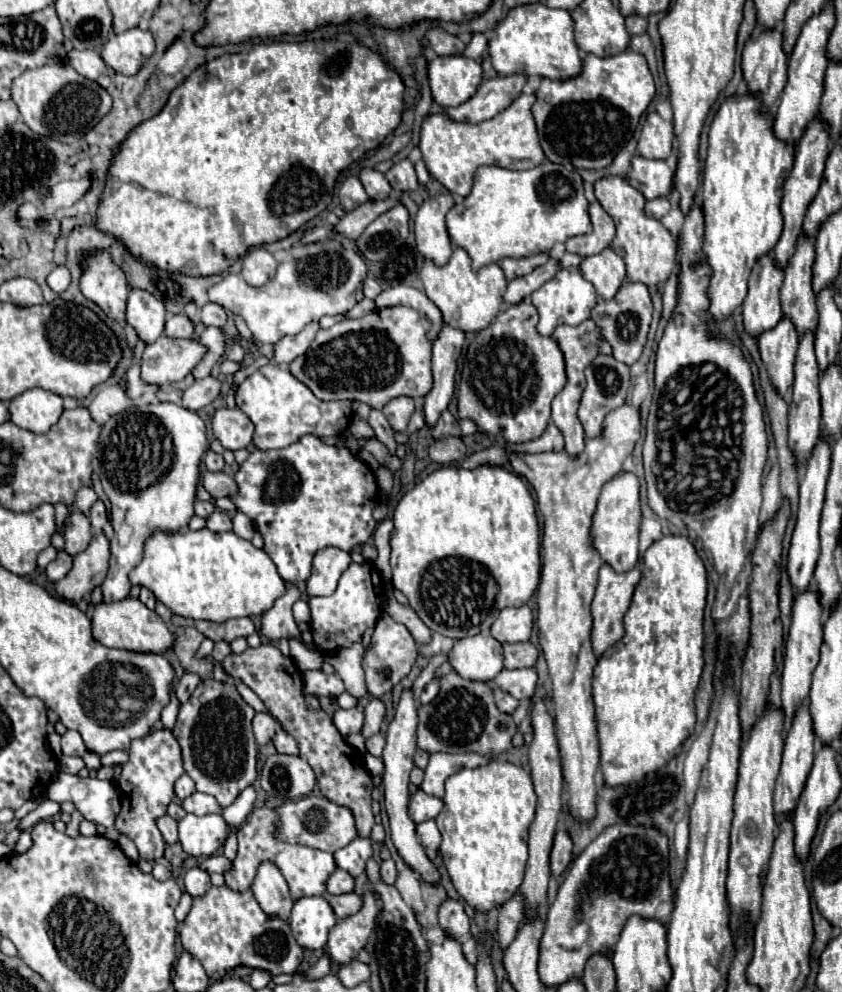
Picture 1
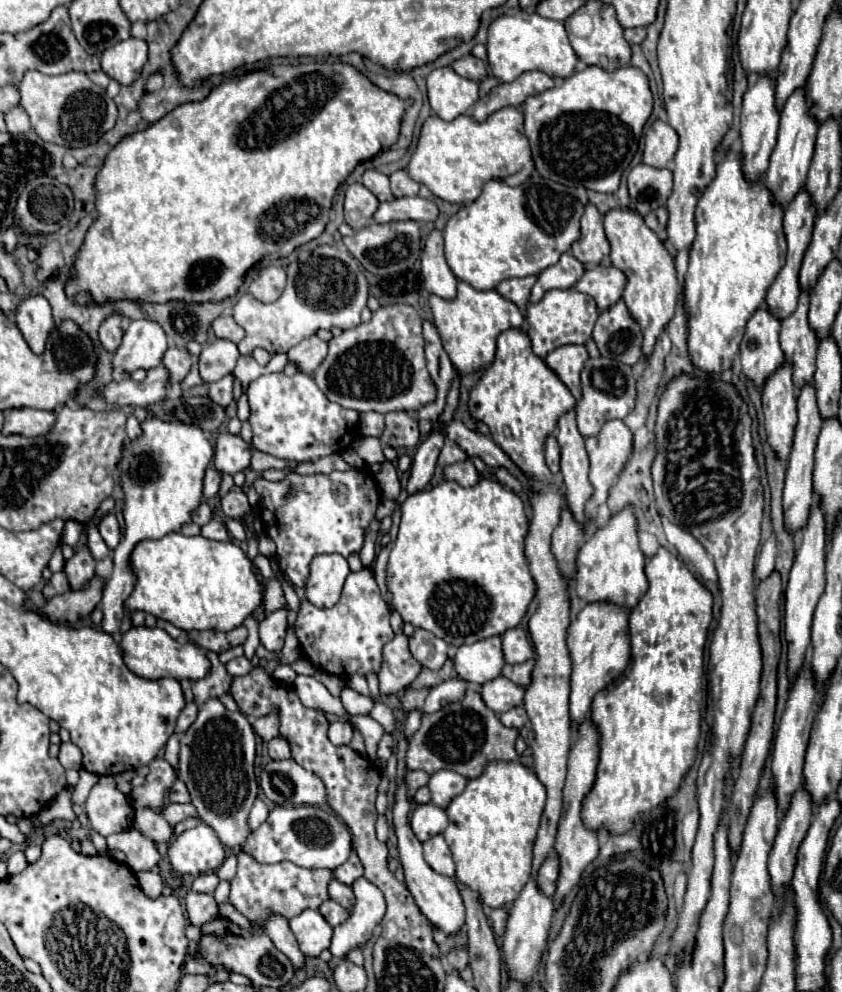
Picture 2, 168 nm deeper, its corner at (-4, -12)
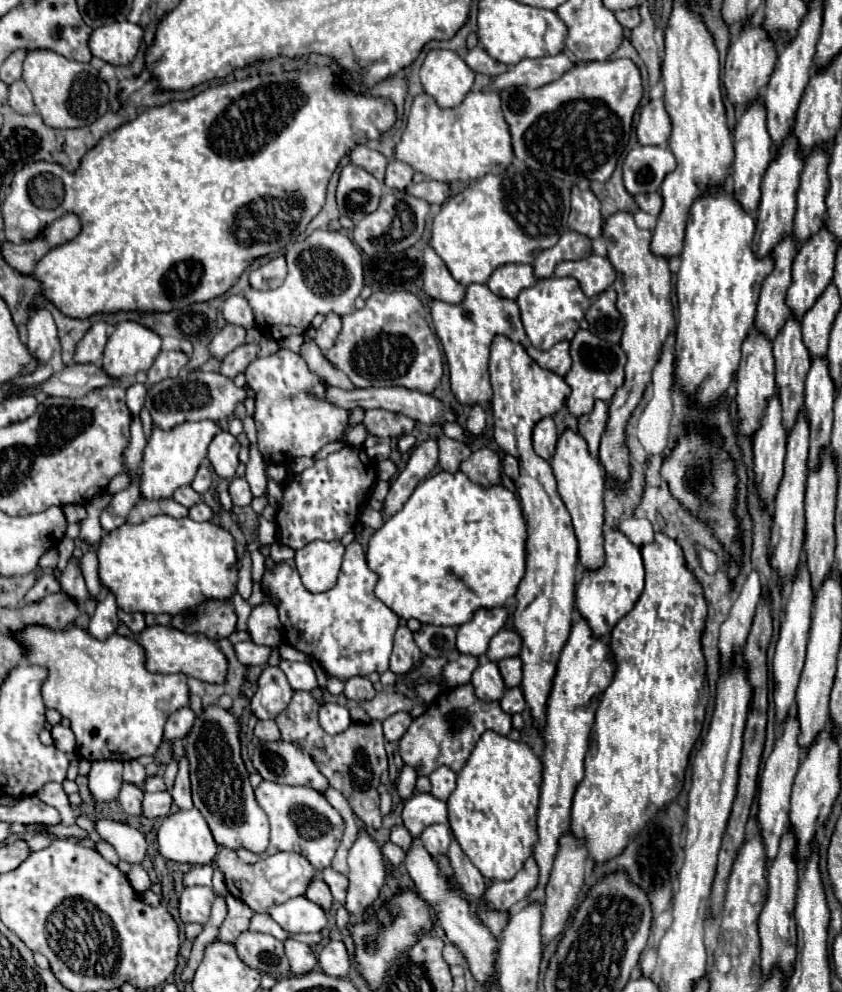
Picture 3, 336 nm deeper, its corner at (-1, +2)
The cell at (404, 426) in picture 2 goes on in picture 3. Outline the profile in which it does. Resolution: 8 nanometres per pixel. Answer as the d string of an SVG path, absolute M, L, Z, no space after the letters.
M369 409L361 421L367 433L379 439L399 439L413 431L415 421L403 413L391 413L385 409Z

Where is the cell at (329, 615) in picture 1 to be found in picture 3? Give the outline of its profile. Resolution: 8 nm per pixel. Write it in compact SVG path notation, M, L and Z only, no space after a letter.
M357 541L345 547L339 581L325 593L309 593L303 587L297 569L287 563L275 563L273 569L265 569L261 581L269 597L279 599L277 611L287 643L319 661L329 677L337 677L341 681L367 677L371 673L381 675L389 669L389 655L395 629L399 627L399 617L375 597L375 583L377 575L367 567L365 551Z

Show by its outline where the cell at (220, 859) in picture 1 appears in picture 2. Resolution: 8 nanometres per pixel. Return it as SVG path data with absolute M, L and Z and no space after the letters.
M204 873L204 875L200 875L200 877L196 877L194 879L194 883L192 883L192 891L200 891L200 893L208 893L208 895L212 895L214 893L214 889L218 887L218 875L216 873Z

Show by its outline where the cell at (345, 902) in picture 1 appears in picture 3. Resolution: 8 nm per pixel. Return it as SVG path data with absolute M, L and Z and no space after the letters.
M313 877L311 885L307 887L305 897L307 897L309 901L317 903L319 907L323 907L325 911L329 911L329 909L331 909L331 905L333 905L333 895L331 895L331 891L329 891L327 883L325 883L323 879L317 879L317 877Z

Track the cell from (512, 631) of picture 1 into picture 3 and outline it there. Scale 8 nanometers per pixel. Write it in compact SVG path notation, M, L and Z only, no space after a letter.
M503 629L491 639L491 645L489 645L485 657L495 663L495 661L501 661L507 657L517 657L519 649L521 649L521 637L515 631Z

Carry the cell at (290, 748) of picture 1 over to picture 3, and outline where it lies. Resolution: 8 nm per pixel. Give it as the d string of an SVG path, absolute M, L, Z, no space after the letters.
M267 719L267 721L257 721L255 725L255 735L261 739L261 741L279 741L281 735L279 735L279 727L273 719Z

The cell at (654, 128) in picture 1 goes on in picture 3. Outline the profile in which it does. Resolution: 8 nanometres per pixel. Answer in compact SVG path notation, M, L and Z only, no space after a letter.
M651 99L645 107L641 107L635 131L641 145L667 145L671 119L663 107L663 99Z

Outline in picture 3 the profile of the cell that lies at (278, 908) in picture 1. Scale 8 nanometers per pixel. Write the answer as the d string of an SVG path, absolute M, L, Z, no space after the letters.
M287 939L287 941L285 941L285 953L287 953L287 957L289 957L291 971L293 971L295 975L309 973L309 971L313 971L313 967L317 965L317 957L313 955L311 947L305 945L305 943Z

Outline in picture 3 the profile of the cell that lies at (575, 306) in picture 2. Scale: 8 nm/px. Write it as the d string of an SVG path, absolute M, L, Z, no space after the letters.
M547 277L539 279L535 287L523 289L517 297L521 309L521 321L531 345L539 351L551 349L559 341L571 341L579 331L579 321L589 309L589 297L581 291L579 283L573 277Z

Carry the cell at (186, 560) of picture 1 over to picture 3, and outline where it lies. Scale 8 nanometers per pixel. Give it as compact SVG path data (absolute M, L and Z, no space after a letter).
M157 515L157 517L151 517L151 519L141 521L141 523L125 523L119 529L113 529L111 533L107 533L97 543L97 559L99 559L99 583L103 587L107 587L115 595L119 609L123 609L125 613L139 611L139 613L167 613L167 615L175 615L175 613L181 613L185 609L191 609L191 607L199 605L205 599L229 599L233 595L233 591L237 589L237 571L231 569L231 565L237 561L233 537L225 529L221 529L219 525L213 525L213 523L197 523L197 521L191 521L189 517L175 519L175 517L169 517L169 515Z

